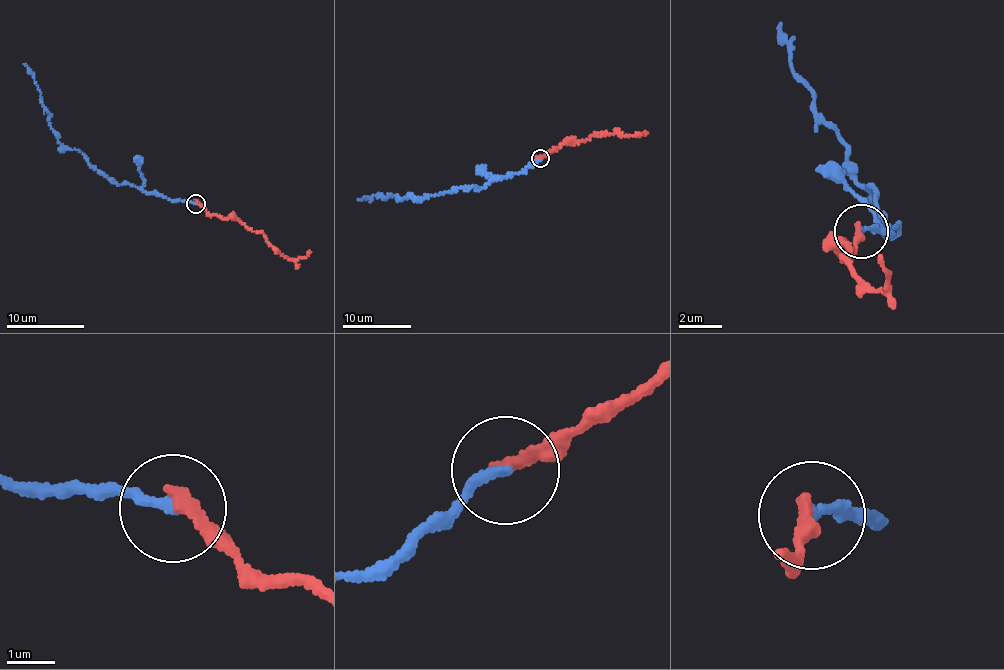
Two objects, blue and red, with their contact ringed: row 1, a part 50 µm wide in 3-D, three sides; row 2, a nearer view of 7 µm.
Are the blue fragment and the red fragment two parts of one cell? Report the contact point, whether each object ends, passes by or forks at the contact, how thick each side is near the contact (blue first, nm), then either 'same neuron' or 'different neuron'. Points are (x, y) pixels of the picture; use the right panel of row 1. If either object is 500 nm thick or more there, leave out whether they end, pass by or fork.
place (861, 231); blue ends; red ends; calibres 220 and 280 nm; same neuron

